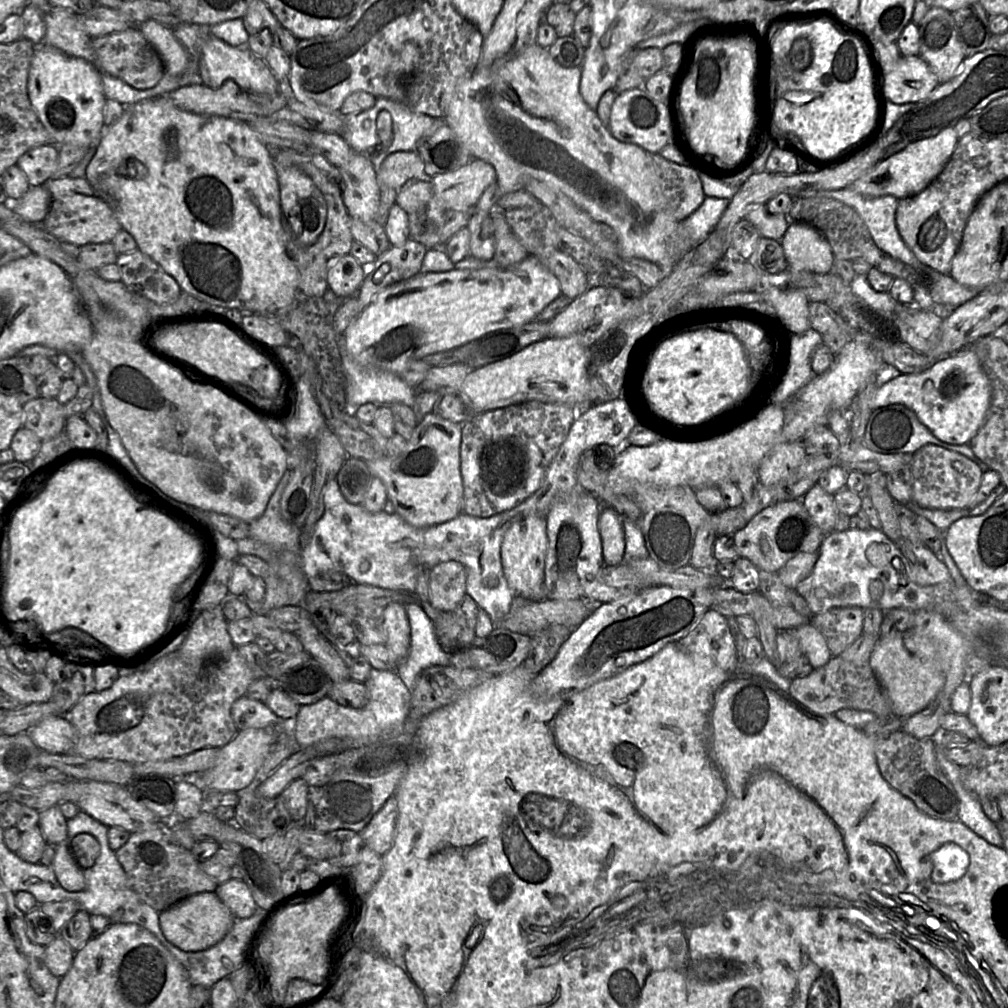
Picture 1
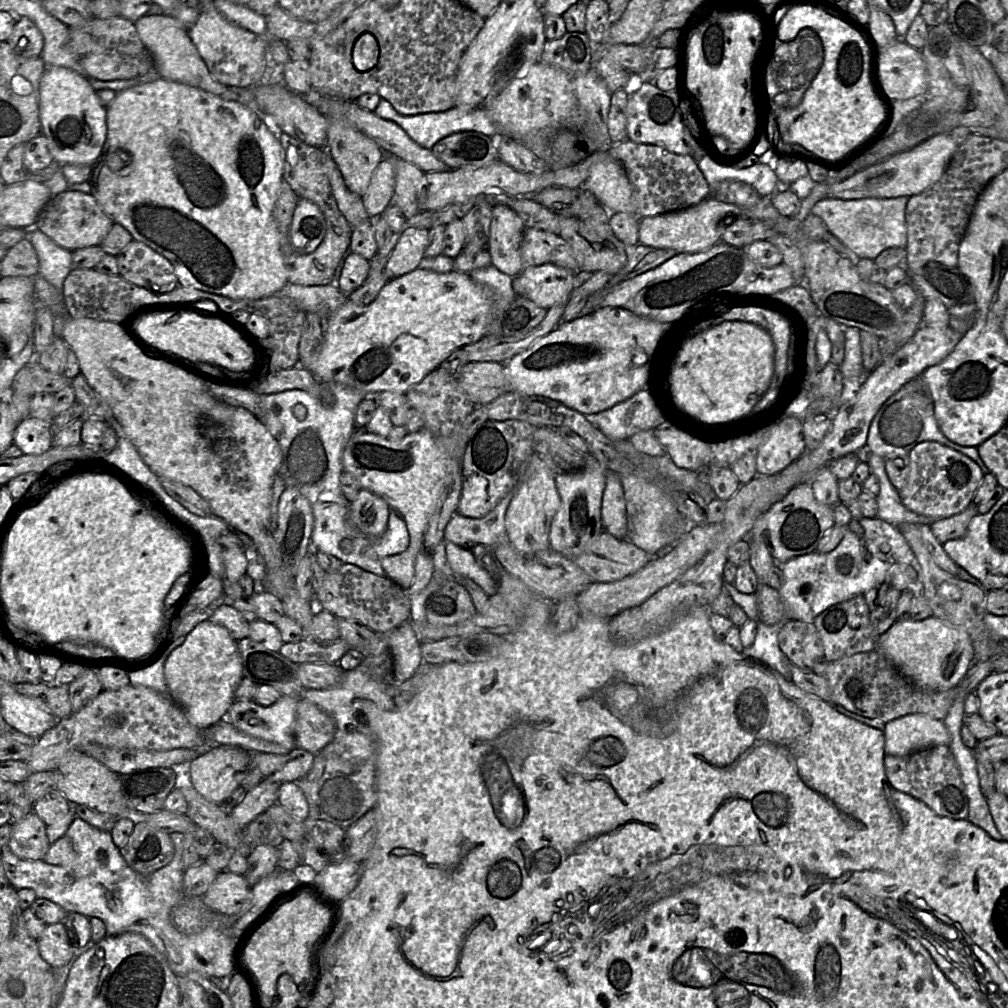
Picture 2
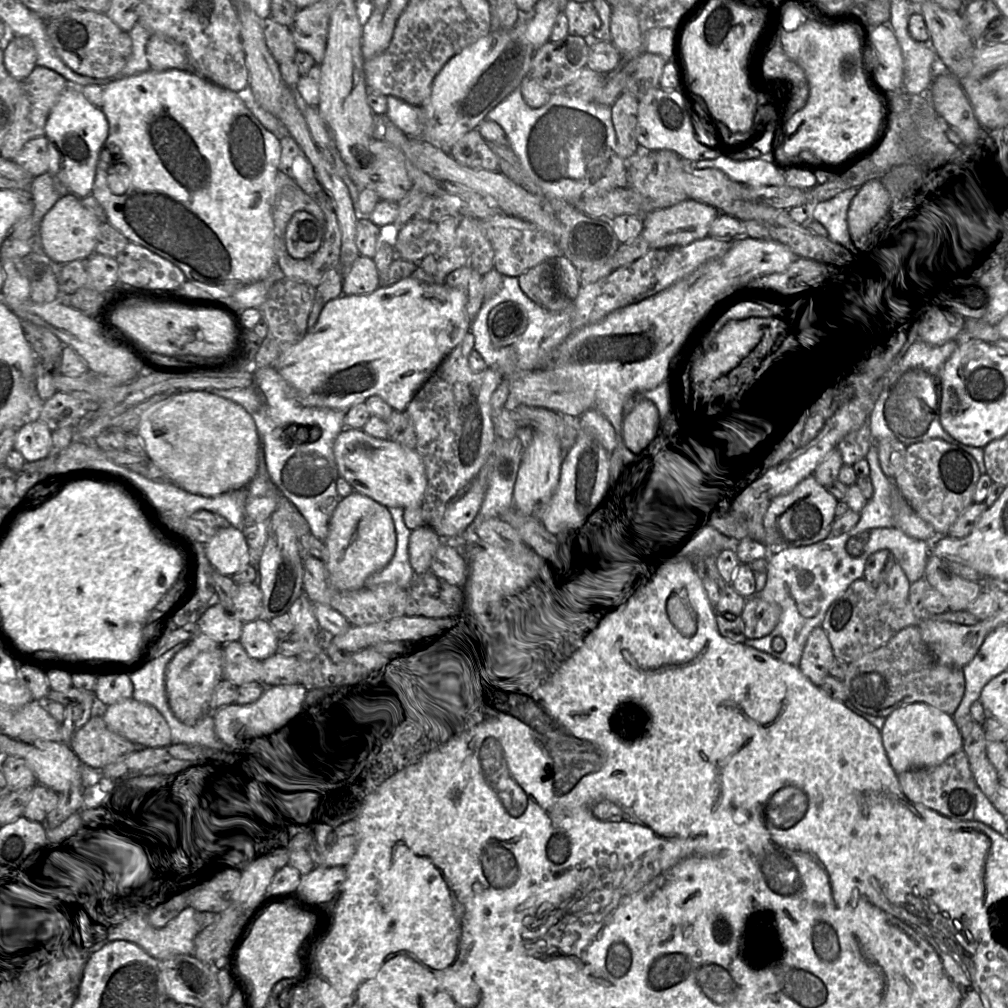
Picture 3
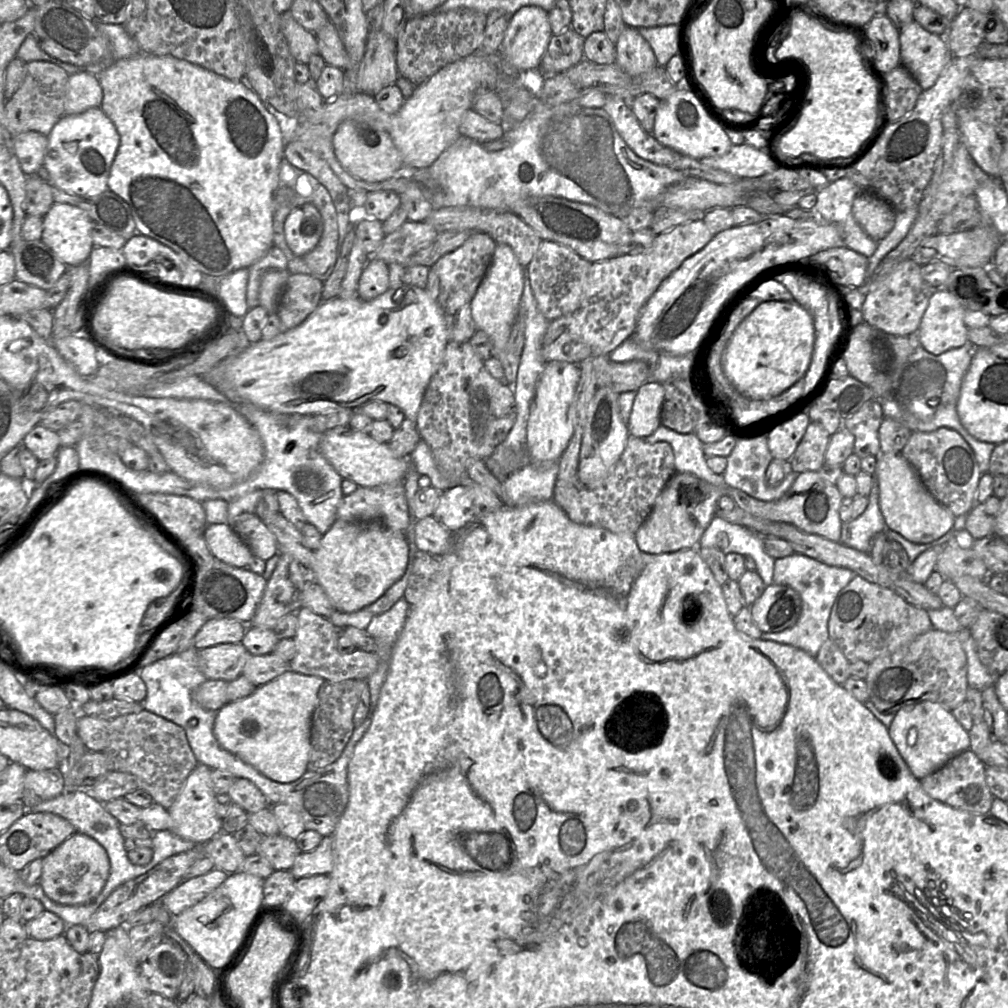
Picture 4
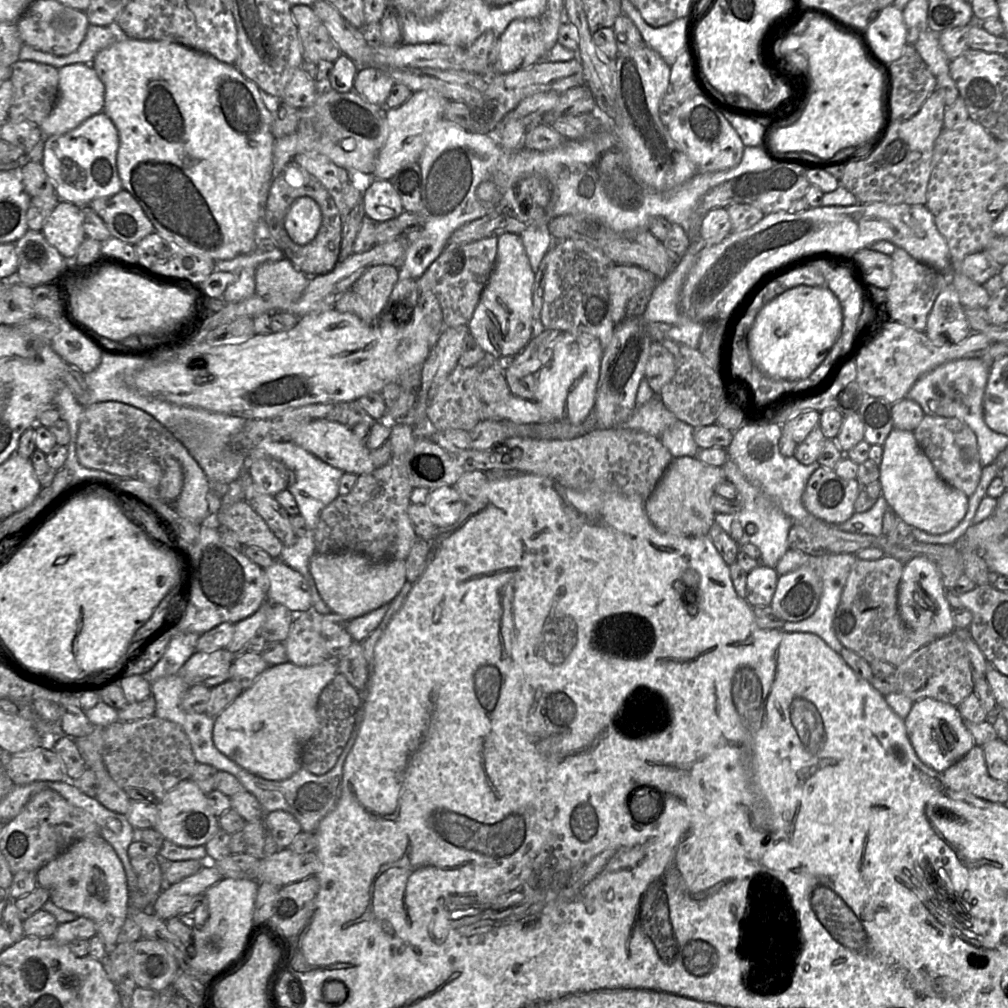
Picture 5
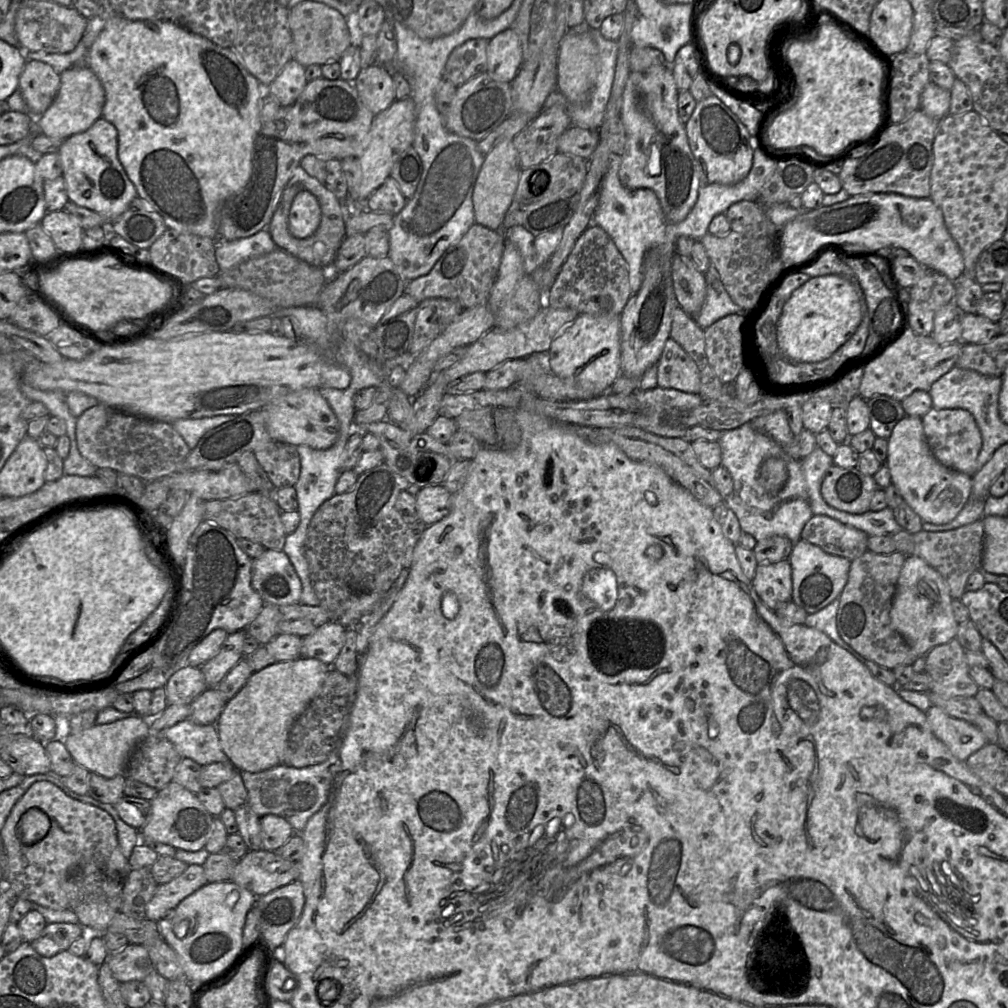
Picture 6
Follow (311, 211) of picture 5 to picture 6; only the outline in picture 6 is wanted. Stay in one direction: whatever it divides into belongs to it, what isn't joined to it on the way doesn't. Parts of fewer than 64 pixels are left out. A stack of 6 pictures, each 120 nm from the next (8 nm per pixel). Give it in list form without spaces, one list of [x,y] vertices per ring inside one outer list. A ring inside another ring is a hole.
[[[301,190],[293,199],[288,228],[297,239],[312,236],[321,222],[321,208],[317,198],[307,190]]]

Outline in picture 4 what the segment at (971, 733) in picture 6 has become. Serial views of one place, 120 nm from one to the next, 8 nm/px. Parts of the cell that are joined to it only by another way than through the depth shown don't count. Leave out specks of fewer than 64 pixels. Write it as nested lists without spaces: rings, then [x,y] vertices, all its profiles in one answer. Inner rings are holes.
[[[922,701],[899,709],[888,733],[899,754],[917,779],[939,770],[959,753],[969,749],[969,733],[941,704]]]

